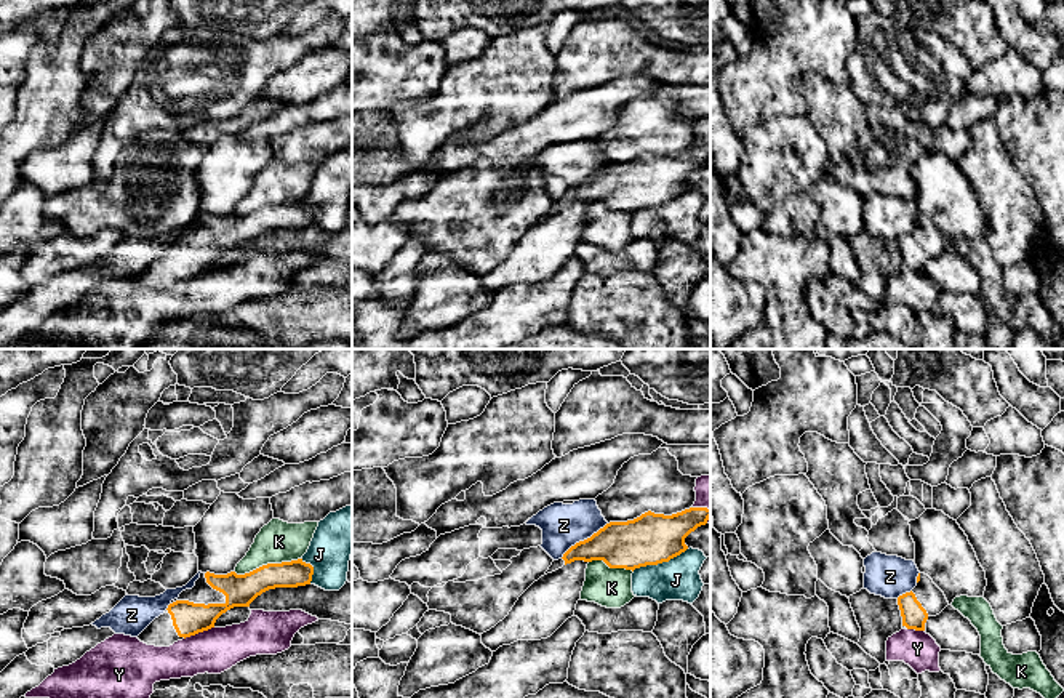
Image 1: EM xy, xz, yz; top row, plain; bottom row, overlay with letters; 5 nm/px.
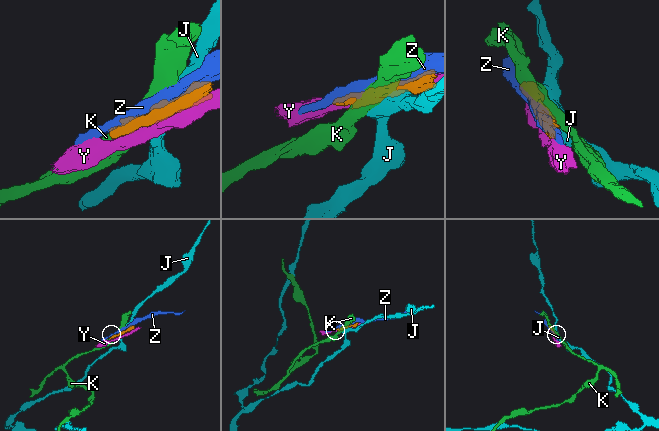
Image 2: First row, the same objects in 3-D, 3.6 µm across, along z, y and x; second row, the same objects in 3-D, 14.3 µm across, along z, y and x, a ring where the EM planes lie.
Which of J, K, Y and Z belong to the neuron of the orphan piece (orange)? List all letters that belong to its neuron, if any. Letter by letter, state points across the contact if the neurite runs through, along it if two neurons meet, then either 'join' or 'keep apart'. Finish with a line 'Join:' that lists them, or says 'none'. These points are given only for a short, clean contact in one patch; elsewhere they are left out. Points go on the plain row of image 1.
J: keep apart
K: keep apart
Y: keep apart
Z: keep apart
Join: none

